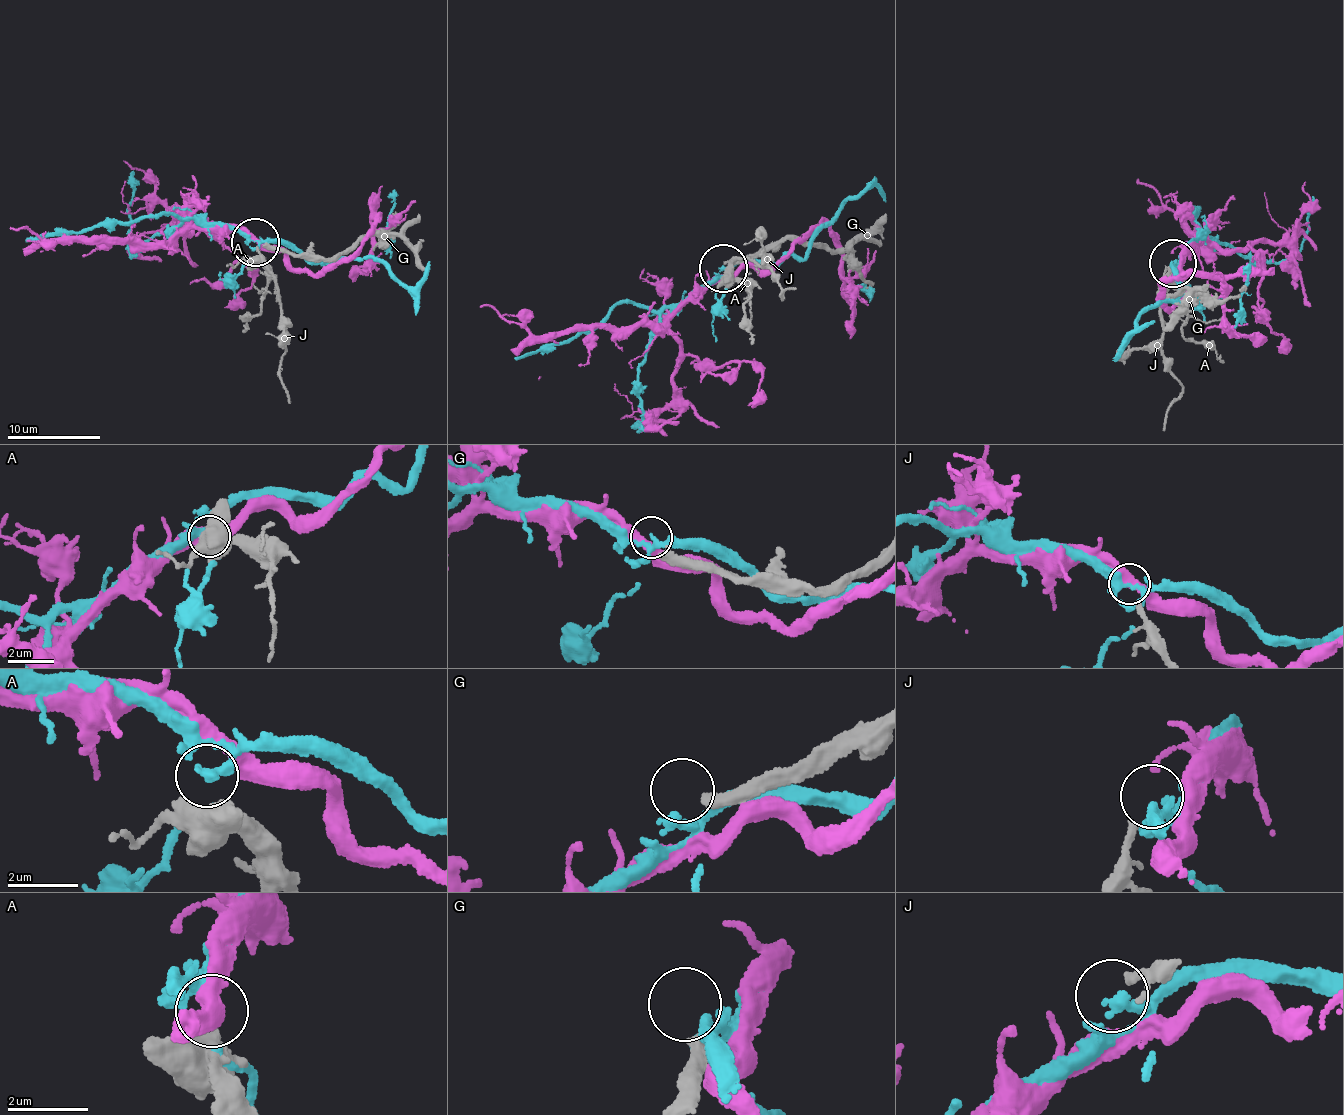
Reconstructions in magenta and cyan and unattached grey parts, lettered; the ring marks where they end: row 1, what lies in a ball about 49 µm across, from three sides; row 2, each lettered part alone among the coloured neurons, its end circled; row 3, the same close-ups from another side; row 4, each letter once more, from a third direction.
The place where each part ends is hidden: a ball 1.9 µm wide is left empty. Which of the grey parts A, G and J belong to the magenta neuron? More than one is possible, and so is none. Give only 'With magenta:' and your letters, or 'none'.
With magenta: A

